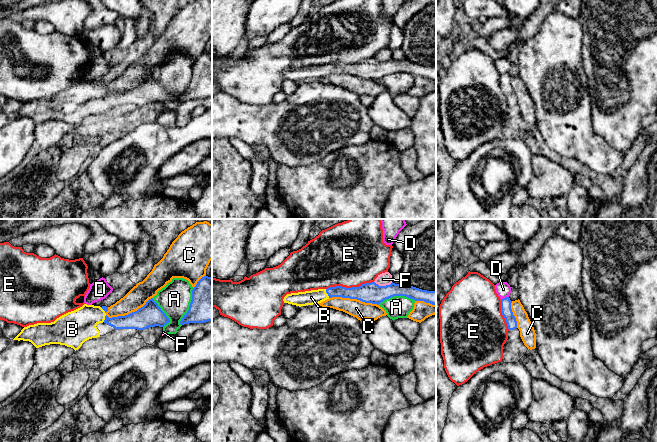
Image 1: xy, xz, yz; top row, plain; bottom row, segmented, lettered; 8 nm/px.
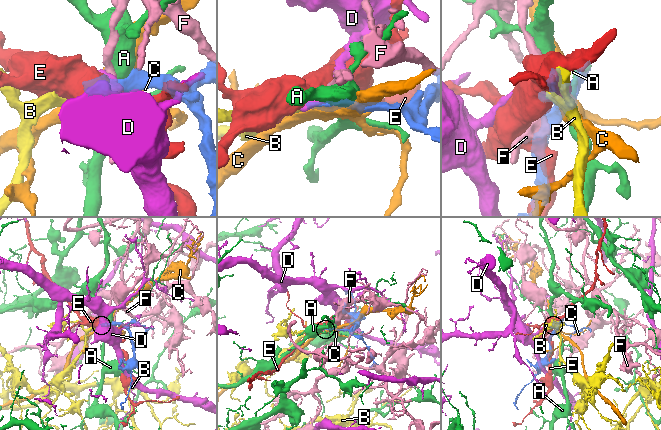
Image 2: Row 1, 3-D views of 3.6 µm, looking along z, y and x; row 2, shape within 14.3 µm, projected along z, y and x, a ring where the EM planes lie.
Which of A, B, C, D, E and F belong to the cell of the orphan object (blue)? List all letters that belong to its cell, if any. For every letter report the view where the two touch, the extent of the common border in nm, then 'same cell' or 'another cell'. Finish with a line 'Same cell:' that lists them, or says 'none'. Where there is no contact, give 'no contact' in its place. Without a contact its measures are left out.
A: meets blue in xy; contact 320 nm long; another cell
B: meets blue in xz; contact 80 nm long; same cell
C: meets blue in xz; contact 400 nm long; another cell
D: meets blue in yz; contact 70 nm long; another cell
E: meets blue in xz; contact 380 nm long; another cell
F: meets blue in xz; contact 150 nm long; another cell
Same cell: B

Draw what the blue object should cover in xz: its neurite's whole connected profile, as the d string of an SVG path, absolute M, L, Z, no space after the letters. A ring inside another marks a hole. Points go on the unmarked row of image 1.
M371 58L352 64L335 62L328 65L291 69L287 70L283 77L301 83L319 80L332 73L342 73L379 81L384 76L394 72L405 72L415 77L436 81L436 66L427 67L413 63L408 59L395 60L393 58L386 62L379 62L375 58Z

